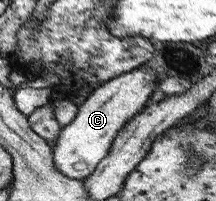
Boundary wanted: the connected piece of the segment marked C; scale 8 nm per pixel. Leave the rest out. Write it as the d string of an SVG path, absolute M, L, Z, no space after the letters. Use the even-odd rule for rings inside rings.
M139 66L103 81L103 84L92 90L83 102L76 106L73 120L59 130L52 149L53 166L61 174L73 180L82 180L93 172L97 163L107 154L109 147L123 125L141 112L153 91L158 89L159 78L155 70Z

